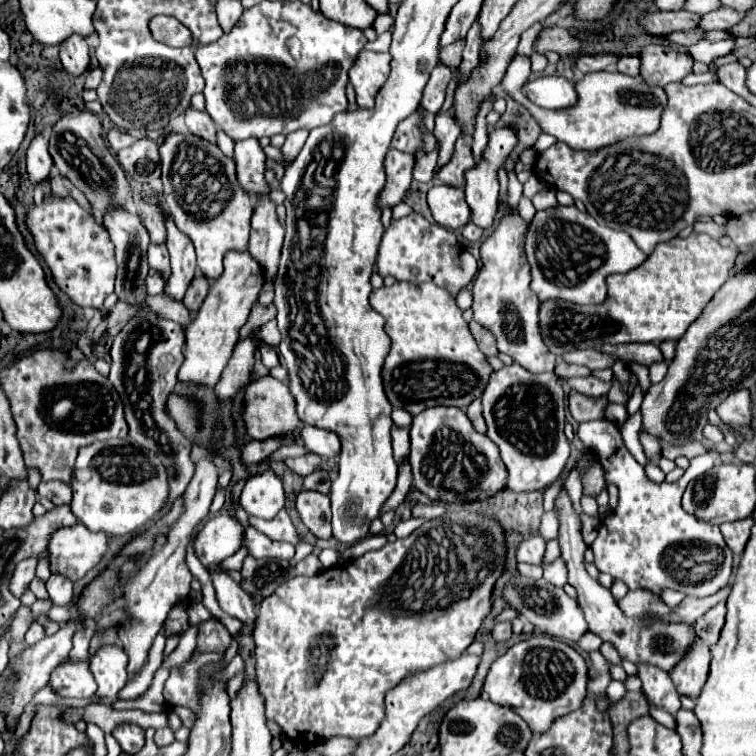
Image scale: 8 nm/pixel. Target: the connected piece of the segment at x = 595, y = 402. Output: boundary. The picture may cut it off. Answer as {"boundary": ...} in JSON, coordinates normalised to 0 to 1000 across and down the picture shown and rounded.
{"boundary":[[[761,516],[753,519],[750,529],[753,529],[753,545],[763,558],[800,553],[800,540],[806,534],[803,521],[787,526],[787,524],[776,524],[776,521],[761,519]]]}

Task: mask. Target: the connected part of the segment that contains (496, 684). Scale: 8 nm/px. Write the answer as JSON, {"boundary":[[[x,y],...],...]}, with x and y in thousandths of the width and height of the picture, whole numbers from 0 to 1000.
{"boundary":[[[702,841],[676,854],[655,878],[649,878],[639,913],[655,931],[687,942],[702,966],[716,971],[726,966],[737,950],[769,937],[776,902],[776,878],[766,862],[731,841]]]}

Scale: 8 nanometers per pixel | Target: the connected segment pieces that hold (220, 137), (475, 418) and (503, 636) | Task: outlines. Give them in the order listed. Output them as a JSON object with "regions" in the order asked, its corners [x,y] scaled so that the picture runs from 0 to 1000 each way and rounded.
{"regions":[[[[287,169],[287,190],[290,190],[290,196],[292,196],[300,206],[308,206],[308,193],[311,193],[311,188],[308,188],[295,172],[290,172],[290,169]]],[[[636,526],[626,529],[626,532],[618,537],[618,550],[620,550],[620,556],[626,558],[626,563],[628,563],[631,571],[642,571],[642,569],[644,569],[644,566],[642,566],[639,548],[636,548]]],[[[673,823],[655,825],[652,833],[649,833],[649,841],[652,841],[652,847],[657,847],[657,849],[668,849],[668,847],[673,847],[676,839],[679,839],[679,836],[676,836],[676,825],[673,825]]]]}

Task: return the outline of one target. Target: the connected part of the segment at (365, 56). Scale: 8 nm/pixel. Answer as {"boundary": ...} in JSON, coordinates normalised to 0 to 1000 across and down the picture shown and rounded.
{"boundary":[[[475,69],[464,95],[462,95],[462,108],[470,116],[472,138],[475,143],[493,143],[496,140],[496,124],[504,119],[515,101],[515,71],[501,71],[501,69]]]}

